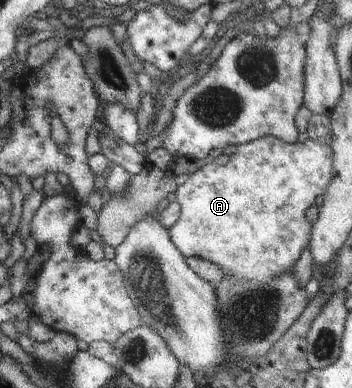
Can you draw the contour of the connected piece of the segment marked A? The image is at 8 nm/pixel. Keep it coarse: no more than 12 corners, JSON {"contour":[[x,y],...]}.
{"contour":[[264,137],[176,189],[185,257],[272,284],[308,245],[330,143]]}

